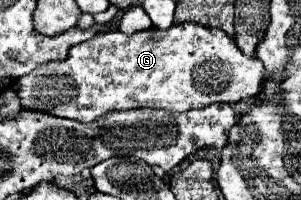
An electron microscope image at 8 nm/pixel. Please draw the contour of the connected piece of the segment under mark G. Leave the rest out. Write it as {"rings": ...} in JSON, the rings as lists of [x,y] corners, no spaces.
{"rings":[[[196,23],[172,25],[166,31],[151,27],[134,35],[120,31],[104,31],[90,41],[78,43],[70,49],[66,61],[54,61],[34,69],[32,73],[16,81],[18,97],[24,109],[54,113],[56,117],[90,123],[108,111],[158,107],[168,111],[202,109],[212,103],[238,103],[246,97],[254,97],[260,91],[264,79],[264,65],[260,59],[250,59],[240,53],[236,43],[220,29],[206,29]]]}

